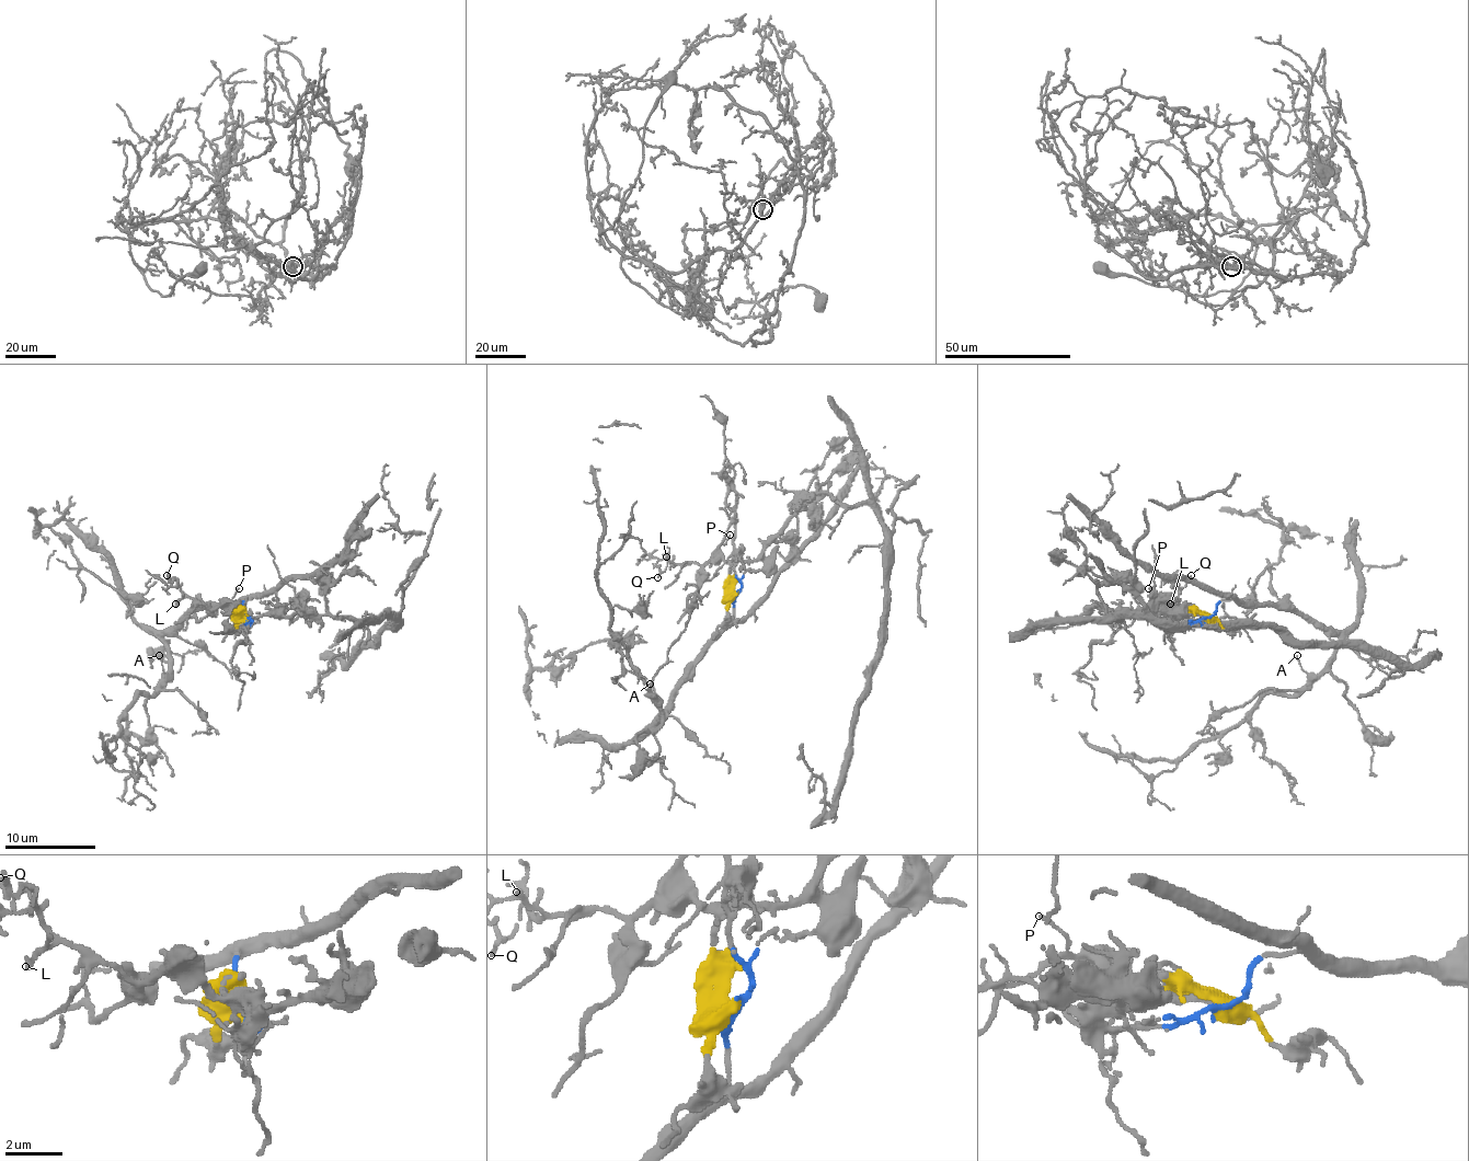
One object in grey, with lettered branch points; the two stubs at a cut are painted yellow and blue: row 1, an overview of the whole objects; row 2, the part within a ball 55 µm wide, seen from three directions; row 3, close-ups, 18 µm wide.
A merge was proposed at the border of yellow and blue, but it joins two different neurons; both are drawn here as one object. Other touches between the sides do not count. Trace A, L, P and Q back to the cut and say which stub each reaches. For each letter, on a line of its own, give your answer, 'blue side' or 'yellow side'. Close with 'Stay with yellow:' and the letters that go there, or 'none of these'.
A: blue side
L: yellow side
P: yellow side
Q: yellow side
Stay with yellow: L, P, Q

